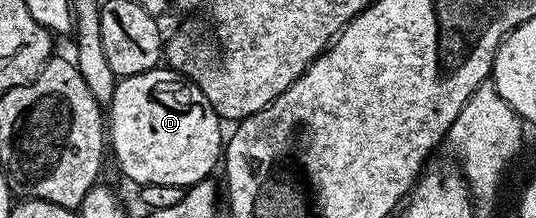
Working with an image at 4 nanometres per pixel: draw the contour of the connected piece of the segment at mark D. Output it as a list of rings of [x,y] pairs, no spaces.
[[[149,69],[140,75],[132,75],[131,77],[123,77],[114,86],[114,94],[108,103],[108,149],[114,152],[114,161],[118,164],[118,169],[130,181],[135,181],[135,186],[151,185],[152,183],[172,183],[173,185],[181,185],[189,187],[197,181],[202,181],[214,168],[218,165],[218,156],[224,153],[224,133],[222,137],[223,122],[220,120],[216,110],[212,107],[212,103],[208,103],[208,99],[204,95],[204,91],[200,91],[197,85],[189,79],[183,79],[178,75],[171,75],[169,72],[162,73],[158,69]]]

